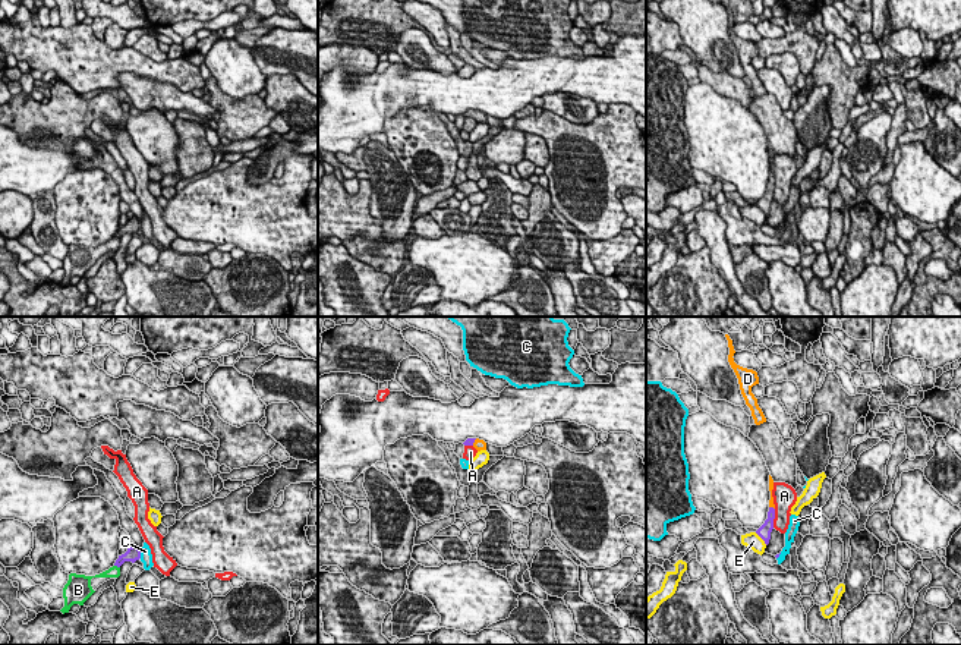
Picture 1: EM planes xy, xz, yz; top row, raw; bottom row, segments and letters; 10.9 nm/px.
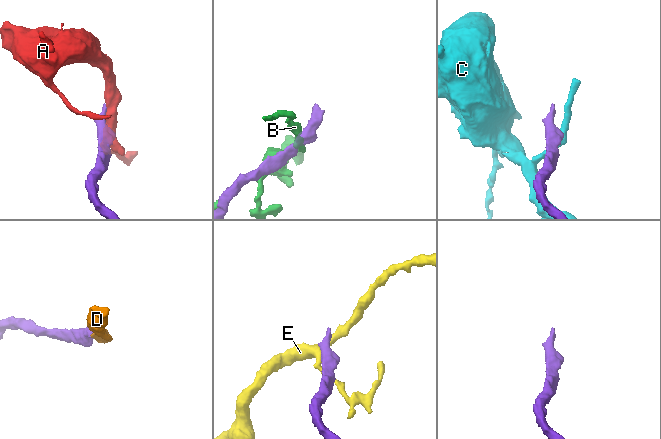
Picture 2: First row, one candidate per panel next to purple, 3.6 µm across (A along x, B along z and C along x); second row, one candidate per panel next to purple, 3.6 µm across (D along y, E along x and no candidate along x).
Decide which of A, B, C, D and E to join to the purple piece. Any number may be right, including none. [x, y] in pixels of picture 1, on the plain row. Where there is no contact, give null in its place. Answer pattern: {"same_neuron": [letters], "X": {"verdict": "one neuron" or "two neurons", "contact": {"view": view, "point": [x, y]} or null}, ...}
{"same_neuron": ["D"], "A": {"verdict": "two neurons", "contact": {"view": "yz", "point": [774, 189]}}, "B": {"verdict": "two neurons", "contact": {"view": "xy", "point": [117, 238]}}, "C": {"verdict": "two neurons", "contact": {"view": "xy", "point": [139, 226]}}, "D": {"verdict": "one neuron", "contact": {"view": "xz", "point": [473, 113]}}, "E": {"verdict": "two neurons", "contact": {"view": "yz", "point": [761, 208]}}}

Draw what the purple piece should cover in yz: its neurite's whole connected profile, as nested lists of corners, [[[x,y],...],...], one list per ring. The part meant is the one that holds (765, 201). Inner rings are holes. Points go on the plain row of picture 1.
[[[769,147],[769,163],[771,163],[771,172],[769,172],[769,183],[768,183],[768,191],[765,195],[756,202],[756,205],[765,213],[765,215],[769,215],[771,211],[771,204],[773,201],[773,191],[775,191],[775,176],[773,176],[773,169],[772,169],[772,161],[773,161],[773,151]]]

